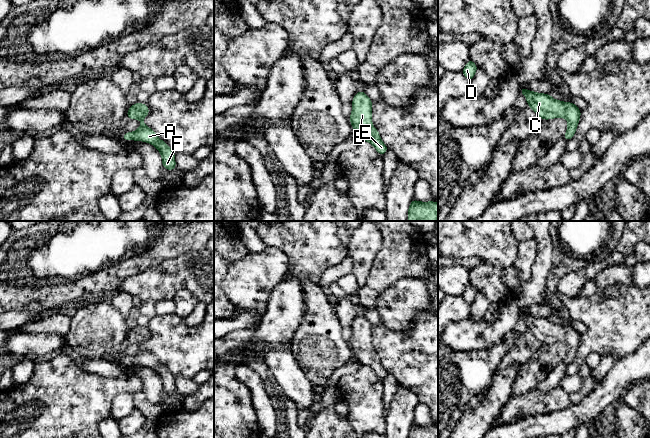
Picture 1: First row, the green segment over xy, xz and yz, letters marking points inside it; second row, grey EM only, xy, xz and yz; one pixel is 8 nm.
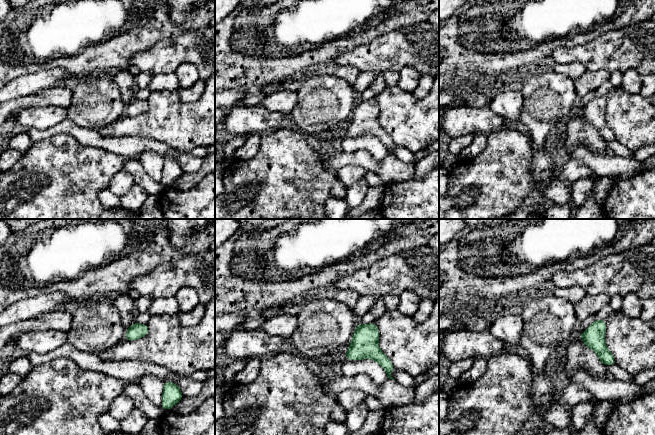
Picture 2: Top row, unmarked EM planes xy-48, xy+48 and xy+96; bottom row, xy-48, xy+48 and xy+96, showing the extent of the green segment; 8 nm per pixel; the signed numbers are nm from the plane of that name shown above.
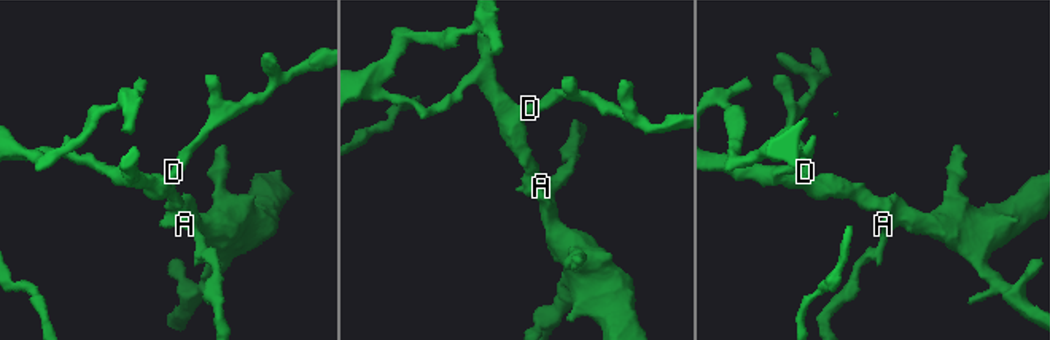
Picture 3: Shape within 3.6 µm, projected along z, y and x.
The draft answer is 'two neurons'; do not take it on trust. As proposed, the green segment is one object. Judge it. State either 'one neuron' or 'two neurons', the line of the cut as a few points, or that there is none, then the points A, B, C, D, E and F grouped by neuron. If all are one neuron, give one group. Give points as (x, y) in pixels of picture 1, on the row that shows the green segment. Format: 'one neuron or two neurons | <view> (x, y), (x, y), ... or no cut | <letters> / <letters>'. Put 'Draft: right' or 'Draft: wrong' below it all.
one neuron | no cut | A B C D E F
Draft: wrong

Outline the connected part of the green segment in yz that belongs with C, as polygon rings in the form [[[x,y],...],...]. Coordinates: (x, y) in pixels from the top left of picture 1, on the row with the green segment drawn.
[[[520,87],[519,93],[525,95],[528,106],[543,120],[566,118],[568,128],[564,139],[568,141],[573,138],[581,115],[581,110],[573,102],[555,100],[550,94],[536,93],[523,87]]]

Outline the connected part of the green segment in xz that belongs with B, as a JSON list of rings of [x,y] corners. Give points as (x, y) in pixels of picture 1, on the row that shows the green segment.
[[[364,91],[354,95],[349,119],[354,127],[354,136],[372,144],[382,156],[387,152],[387,146],[381,140],[377,129],[372,125],[372,101]]]

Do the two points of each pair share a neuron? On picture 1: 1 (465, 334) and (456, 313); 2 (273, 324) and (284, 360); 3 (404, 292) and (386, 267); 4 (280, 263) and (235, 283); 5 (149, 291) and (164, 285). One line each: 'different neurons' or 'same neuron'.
1: different neurons
2: different neurons
3: different neurons
4: same neuron
5: same neuron

